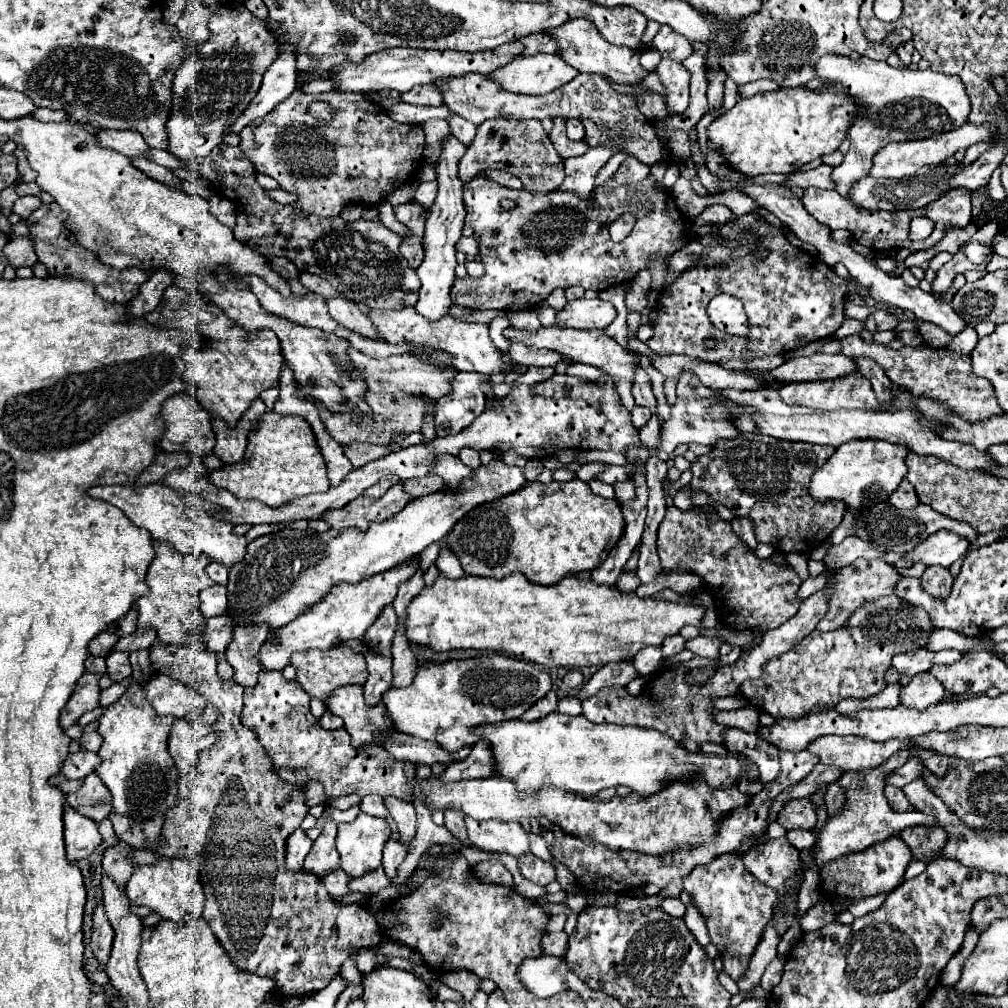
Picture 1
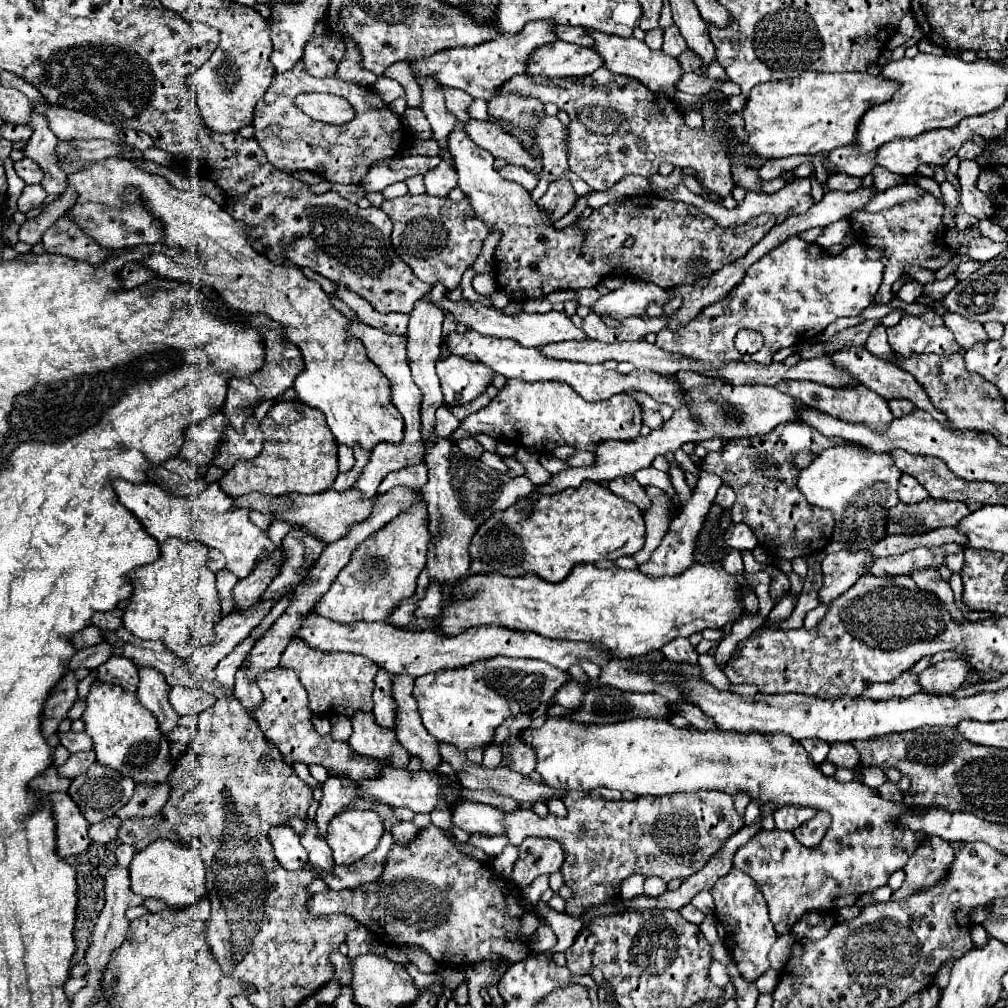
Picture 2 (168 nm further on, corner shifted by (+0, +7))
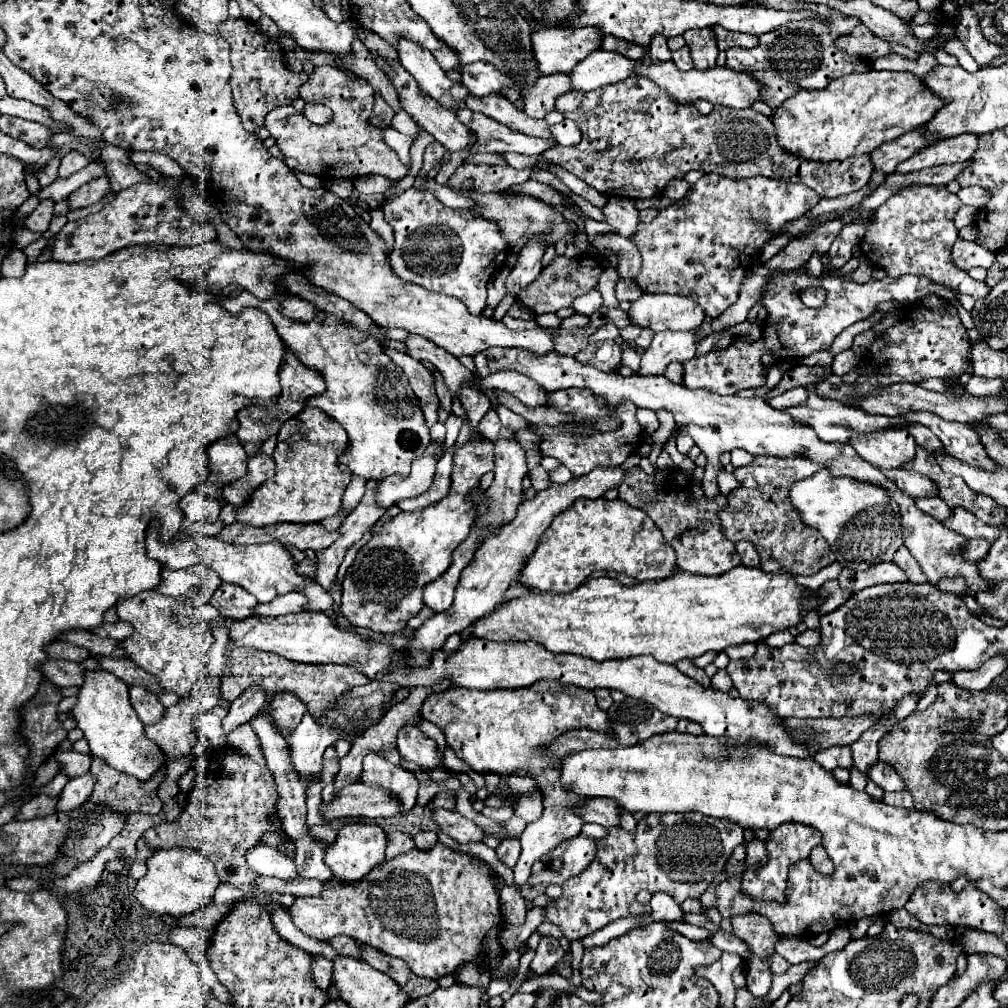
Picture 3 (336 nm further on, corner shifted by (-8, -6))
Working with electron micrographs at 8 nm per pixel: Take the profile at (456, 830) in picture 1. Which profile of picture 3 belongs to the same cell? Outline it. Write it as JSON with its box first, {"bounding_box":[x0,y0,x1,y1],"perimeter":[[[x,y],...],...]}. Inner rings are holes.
{"bounding_box":[497,838,521,868],"perimeter":[[[507,838],[497,846],[497,856],[501,858],[501,862],[505,862],[509,868],[513,868],[519,860],[519,852],[521,852],[521,844],[517,838]]]}

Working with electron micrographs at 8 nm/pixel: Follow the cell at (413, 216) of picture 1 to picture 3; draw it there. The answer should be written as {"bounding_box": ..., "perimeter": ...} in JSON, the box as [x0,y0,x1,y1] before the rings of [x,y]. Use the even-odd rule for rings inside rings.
{"bounding_box":[381,188,509,314],"perimeter":[[[419,188],[393,196],[381,208],[395,234],[395,246],[389,254],[393,272],[405,282],[455,296],[471,314],[481,314],[487,306],[487,282],[503,266],[509,252],[497,224],[467,210],[447,208],[431,192]]]}

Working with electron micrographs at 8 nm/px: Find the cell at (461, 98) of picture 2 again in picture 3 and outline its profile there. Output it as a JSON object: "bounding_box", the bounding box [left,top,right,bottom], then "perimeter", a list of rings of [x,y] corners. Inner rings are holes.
{"bounding_box":[459,108,555,154],"perimeter":[[[469,108],[459,110],[459,122],[477,134],[477,142],[471,146],[471,154],[477,152],[519,152],[519,154],[543,154],[549,148],[555,148],[555,140],[545,140],[537,136],[527,136],[515,132],[497,120],[473,112]]]}

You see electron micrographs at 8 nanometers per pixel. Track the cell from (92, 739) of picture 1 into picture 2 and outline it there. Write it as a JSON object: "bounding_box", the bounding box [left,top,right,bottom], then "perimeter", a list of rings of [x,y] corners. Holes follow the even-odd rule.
{"bounding_box":[59,731,93,753],"perimeter":[[[69,731],[69,733],[63,733],[59,735],[61,737],[61,745],[65,745],[71,753],[77,753],[77,751],[91,751],[93,749],[93,739],[81,731],[81,733],[75,733],[75,731]]]}

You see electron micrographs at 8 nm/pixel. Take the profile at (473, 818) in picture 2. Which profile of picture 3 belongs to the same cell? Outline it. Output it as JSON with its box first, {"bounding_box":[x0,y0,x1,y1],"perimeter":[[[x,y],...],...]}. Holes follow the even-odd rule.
{"bounding_box":[433,808,483,844],"perimeter":[[[437,808],[433,812],[433,820],[439,826],[439,832],[445,832],[447,836],[451,836],[453,840],[467,844],[467,842],[481,842],[483,840],[483,830],[477,828],[471,820],[463,818],[457,812],[445,810],[445,808]]]}

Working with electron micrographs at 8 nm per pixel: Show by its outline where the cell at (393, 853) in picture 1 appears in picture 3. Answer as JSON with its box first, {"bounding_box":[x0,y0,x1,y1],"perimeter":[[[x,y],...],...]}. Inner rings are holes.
{"bounding_box":[415,832,437,848],"perimeter":[[[419,832],[415,834],[415,846],[417,848],[433,848],[437,844],[437,832]]]}

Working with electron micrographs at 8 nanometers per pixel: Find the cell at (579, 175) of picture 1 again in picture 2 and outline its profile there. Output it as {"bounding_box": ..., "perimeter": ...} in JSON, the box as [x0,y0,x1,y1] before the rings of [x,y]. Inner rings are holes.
{"bounding_box":[537,177,579,221],"perimeter":[[[561,177],[549,185],[549,191],[537,201],[537,205],[551,213],[551,221],[557,221],[575,207],[577,199],[579,195],[573,191],[571,181]]]}

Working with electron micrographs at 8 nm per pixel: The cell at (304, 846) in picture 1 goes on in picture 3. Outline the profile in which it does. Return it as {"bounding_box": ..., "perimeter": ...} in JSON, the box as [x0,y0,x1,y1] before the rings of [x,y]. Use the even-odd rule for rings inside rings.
{"bounding_box":[245,844,297,880],"perimeter":[[[265,844],[253,846],[251,850],[247,850],[245,860],[247,860],[247,866],[259,876],[275,876],[281,880],[291,880],[297,876],[293,860],[281,854],[273,846],[265,846]]]}

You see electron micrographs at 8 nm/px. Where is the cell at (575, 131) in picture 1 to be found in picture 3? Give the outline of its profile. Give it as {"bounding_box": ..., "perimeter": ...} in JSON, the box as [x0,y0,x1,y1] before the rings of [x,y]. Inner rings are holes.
{"bounding_box":[549,120,581,146],"perimeter":[[[563,120],[561,124],[555,124],[549,128],[551,136],[561,144],[561,146],[575,146],[581,140],[581,130],[573,120]]]}

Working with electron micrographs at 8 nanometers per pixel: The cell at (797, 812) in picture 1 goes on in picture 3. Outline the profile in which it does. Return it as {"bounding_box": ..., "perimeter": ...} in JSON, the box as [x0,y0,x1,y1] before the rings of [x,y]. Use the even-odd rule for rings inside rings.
{"bounding_box":[741,824,821,902],"perimeter":[[[781,824],[779,828],[769,832],[769,838],[765,840],[767,848],[767,862],[755,870],[745,870],[741,876],[741,894],[757,900],[757,902],[783,902],[785,900],[785,888],[787,888],[787,876],[789,866],[809,858],[809,852],[821,844],[821,834],[805,824]]]}

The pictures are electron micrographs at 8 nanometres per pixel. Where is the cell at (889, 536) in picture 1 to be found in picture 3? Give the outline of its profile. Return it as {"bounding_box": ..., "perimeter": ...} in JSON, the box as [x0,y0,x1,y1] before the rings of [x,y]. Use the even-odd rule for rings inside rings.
{"bounding_box":[943,508,999,542],"perimeter":[[[955,508],[951,518],[943,522],[947,528],[963,534],[965,538],[985,538],[989,542],[995,542],[999,538],[999,528],[997,526],[987,526],[979,518],[975,518],[971,512],[965,508]]]}

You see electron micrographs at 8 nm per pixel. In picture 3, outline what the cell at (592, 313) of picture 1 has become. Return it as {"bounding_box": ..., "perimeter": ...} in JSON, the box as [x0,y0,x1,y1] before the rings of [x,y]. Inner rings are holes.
{"bounding_box":[629,294,705,332],"perimeter":[[[643,294],[631,304],[629,316],[641,328],[651,328],[653,332],[691,332],[705,320],[705,312],[699,304],[675,294]]]}

